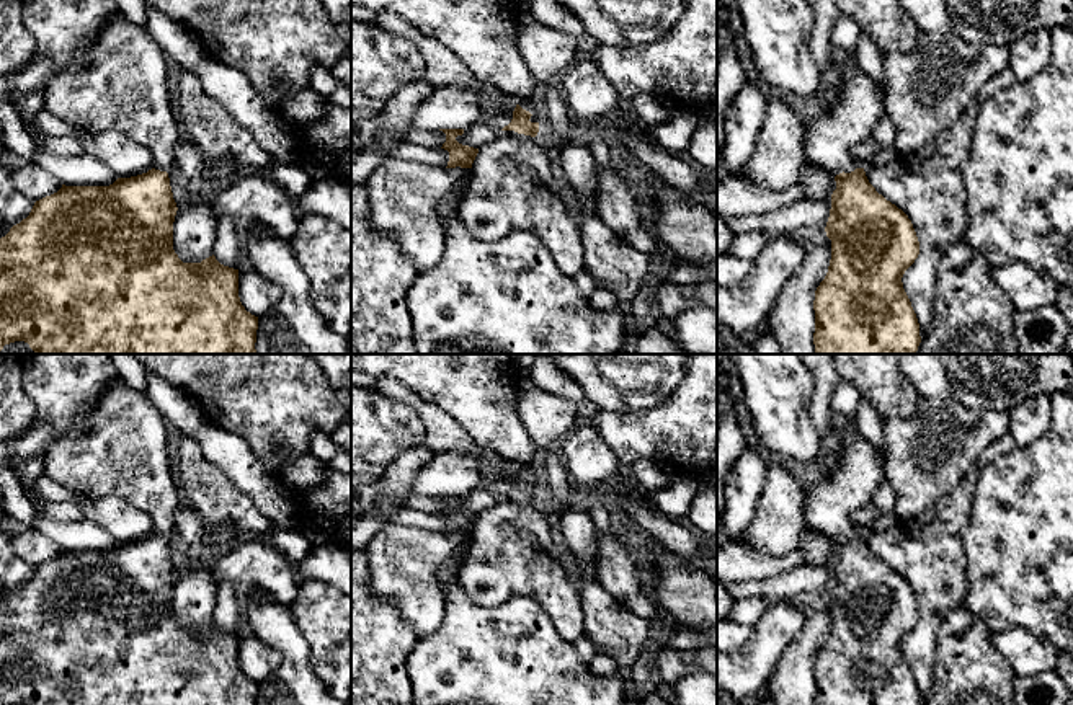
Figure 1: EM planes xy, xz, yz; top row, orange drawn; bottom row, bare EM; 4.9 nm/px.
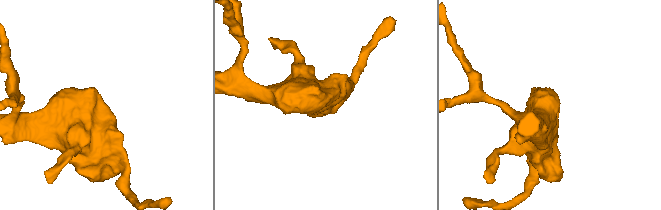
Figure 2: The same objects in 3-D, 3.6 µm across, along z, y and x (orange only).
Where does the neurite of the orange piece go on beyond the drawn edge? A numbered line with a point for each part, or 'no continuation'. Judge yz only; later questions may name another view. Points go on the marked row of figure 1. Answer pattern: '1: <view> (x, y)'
1: yz (851, 116)

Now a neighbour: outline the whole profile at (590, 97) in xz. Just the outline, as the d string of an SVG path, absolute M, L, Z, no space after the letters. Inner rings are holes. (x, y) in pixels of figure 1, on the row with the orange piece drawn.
M591 57L577 59L562 75L559 86L572 116L577 119L598 122L622 109L645 124L665 124L673 114L671 109L648 95L622 96Z

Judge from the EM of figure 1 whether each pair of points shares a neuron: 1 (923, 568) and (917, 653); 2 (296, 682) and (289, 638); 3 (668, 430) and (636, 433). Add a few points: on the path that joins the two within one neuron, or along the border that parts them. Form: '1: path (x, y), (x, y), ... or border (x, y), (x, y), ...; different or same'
1: path (928, 589), (926, 632); same
2: path (296, 671), (294, 650); same
3: path (660, 431), (644, 433); same

